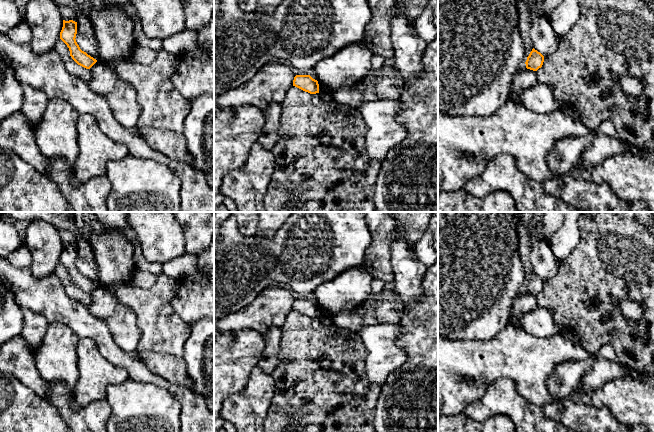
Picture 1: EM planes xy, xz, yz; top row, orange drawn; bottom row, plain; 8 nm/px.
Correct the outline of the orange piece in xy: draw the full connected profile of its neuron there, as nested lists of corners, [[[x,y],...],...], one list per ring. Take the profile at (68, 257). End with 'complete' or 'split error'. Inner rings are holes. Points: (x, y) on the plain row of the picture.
[[[63,244],[63,251],[60,256],[60,263],[67,269],[72,283],[80,290],[90,293],[97,284],[82,275],[76,266],[77,246]]]; complete

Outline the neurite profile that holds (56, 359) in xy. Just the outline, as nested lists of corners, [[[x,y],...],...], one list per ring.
[[[61,322],[49,323],[39,348],[33,351],[40,376],[49,382],[63,382],[75,395],[79,368],[77,344],[80,338]]]

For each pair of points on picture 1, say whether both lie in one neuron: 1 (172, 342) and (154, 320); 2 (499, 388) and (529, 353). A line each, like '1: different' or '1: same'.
1: same
2: different

